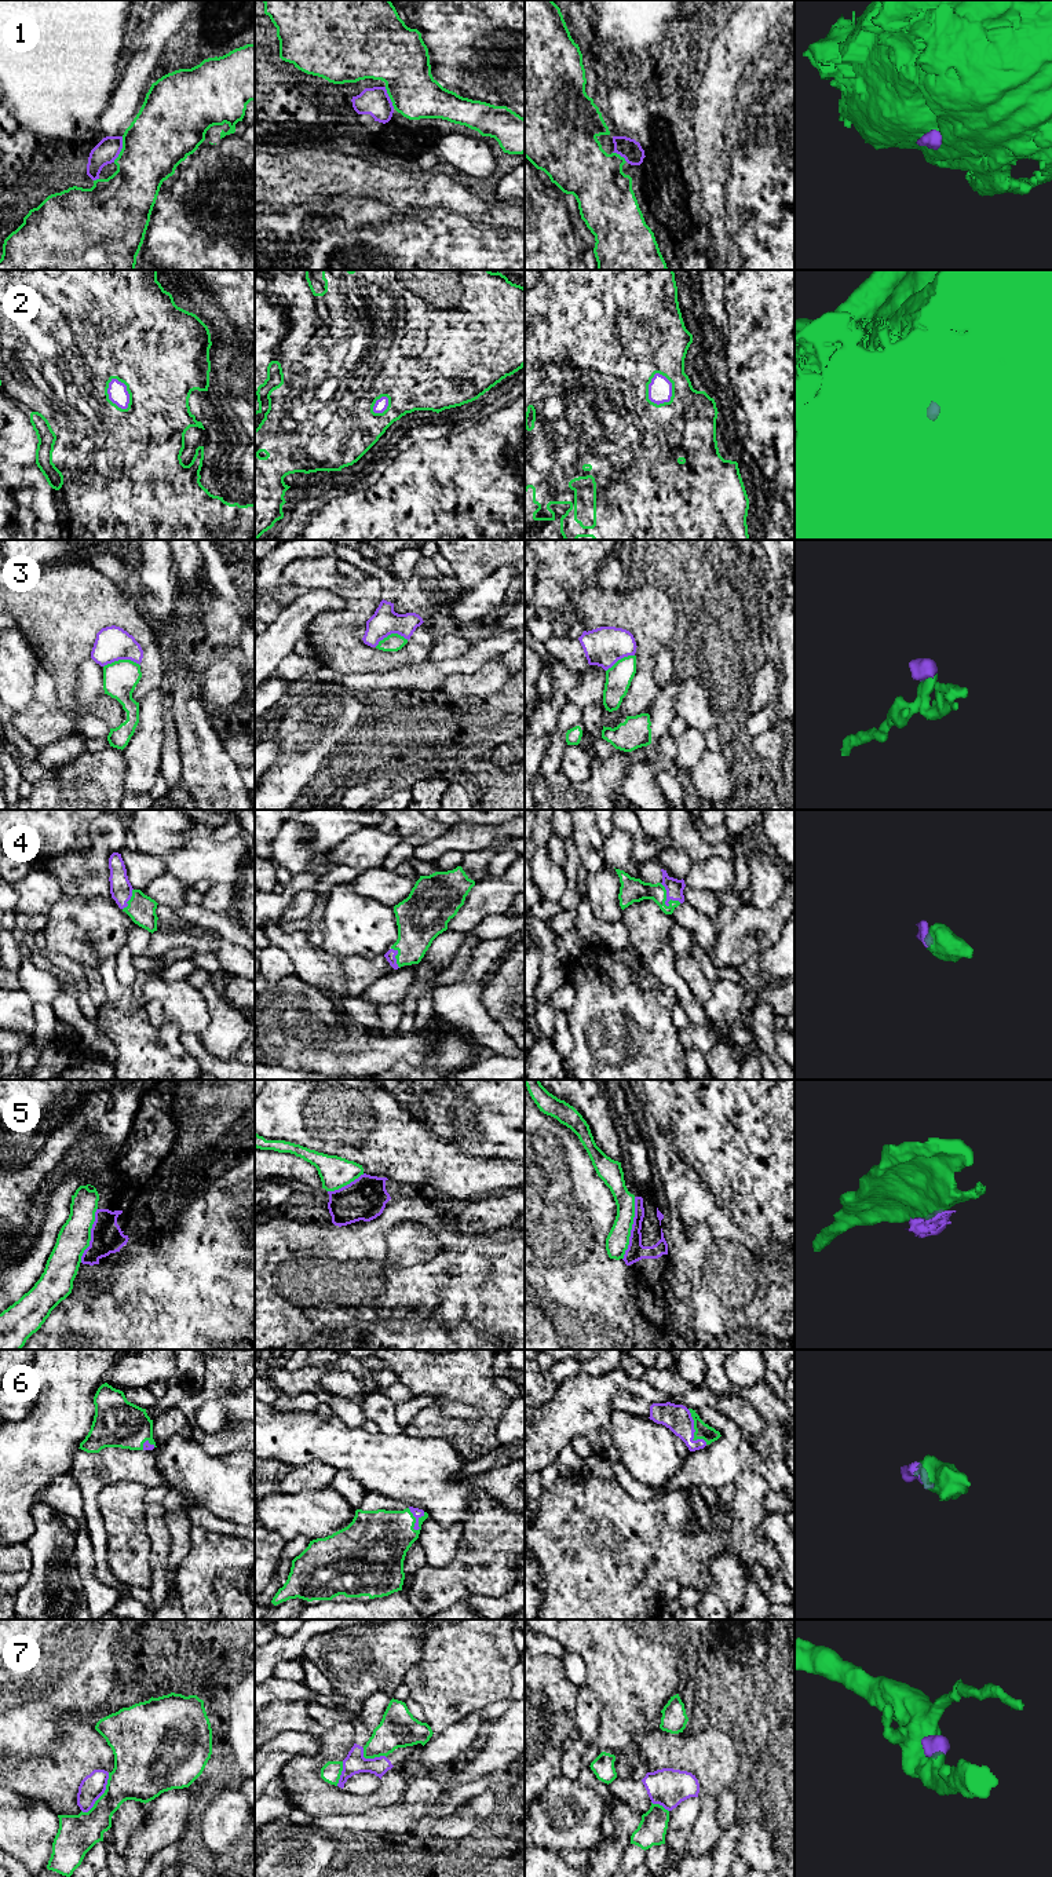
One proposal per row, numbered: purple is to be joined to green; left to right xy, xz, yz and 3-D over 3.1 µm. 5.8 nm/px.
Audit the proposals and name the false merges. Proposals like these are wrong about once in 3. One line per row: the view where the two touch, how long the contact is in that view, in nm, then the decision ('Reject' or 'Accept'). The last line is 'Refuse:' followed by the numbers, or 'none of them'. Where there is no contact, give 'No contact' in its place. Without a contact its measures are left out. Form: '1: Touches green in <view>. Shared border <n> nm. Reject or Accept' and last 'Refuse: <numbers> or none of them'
1: Touches green in xy. Shared border 160 nm. Reject
2: Touches green in yz. Shared border 200 nm. Accept
3: Touches green in xy. Shared border 220 nm. Reject
4: Touches green in yz. Shared border 170 nm. Accept
5: Touches green in yz. Shared border 380 nm. Reject
6: Touches green in yz. Shared border 240 nm. Accept
7: Touches green in xy. Shared border 280 nm. Reject
Refuse: 1, 3, 5, 7

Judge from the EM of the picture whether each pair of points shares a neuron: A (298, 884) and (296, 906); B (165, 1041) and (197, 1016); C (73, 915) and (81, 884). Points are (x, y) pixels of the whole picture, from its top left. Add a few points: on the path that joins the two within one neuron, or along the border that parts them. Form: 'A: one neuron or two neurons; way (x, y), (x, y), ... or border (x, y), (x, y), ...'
A: two neurons; border (313, 890), (302, 890), (277, 919)
B: two neurons; border (150, 1021), (156, 1025), (175, 1023), (183, 1032)
C: two neurons; border (64, 893), (72, 897), (110, 898)

